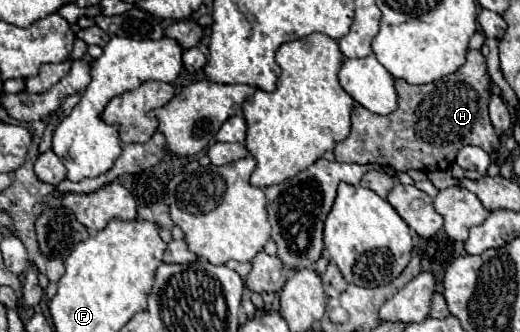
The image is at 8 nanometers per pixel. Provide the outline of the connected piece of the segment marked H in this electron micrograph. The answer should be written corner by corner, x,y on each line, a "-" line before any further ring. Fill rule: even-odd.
470,50
466,62
438,82
412,86
404,80
396,80
398,108
388,116
354,108
352,130
346,140
338,142
334,156
338,162
346,164
380,164
390,166
396,172
432,172
448,170
462,146
472,144
492,152
500,146
500,136
488,116
488,82
486,60
478,50

